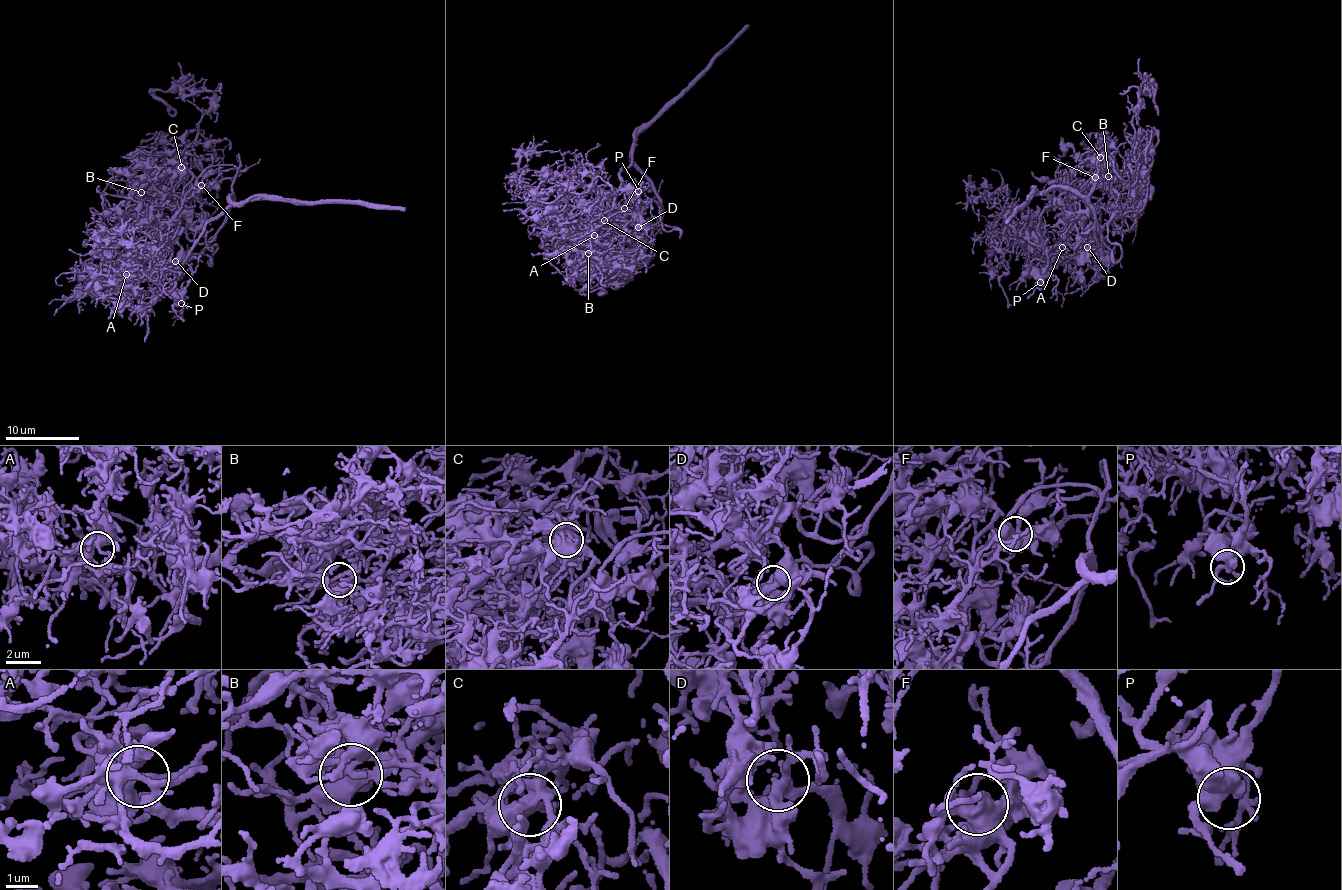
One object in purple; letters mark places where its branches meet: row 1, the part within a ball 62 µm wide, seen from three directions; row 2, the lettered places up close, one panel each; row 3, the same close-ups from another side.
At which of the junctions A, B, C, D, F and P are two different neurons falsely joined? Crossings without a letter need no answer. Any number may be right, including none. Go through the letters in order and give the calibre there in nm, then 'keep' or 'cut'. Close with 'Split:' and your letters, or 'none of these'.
A: 340 nm | keep
B: 360 nm | keep
C: 460 nm | keep
D: 360 nm | keep
F: 600 nm | keep
P: 500 nm | keep
Split: none of these

